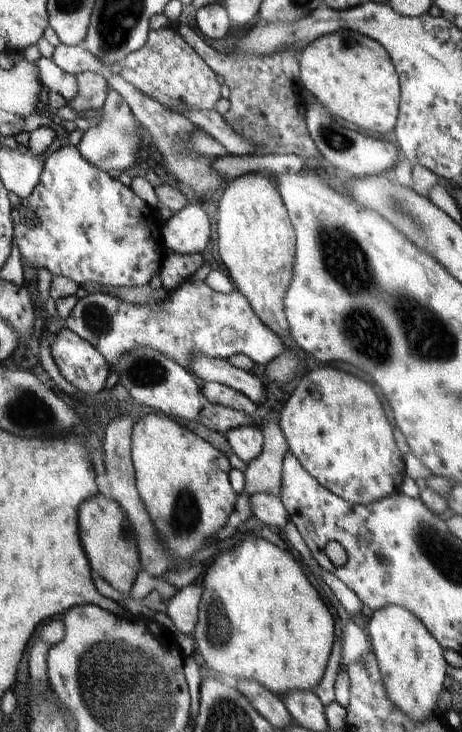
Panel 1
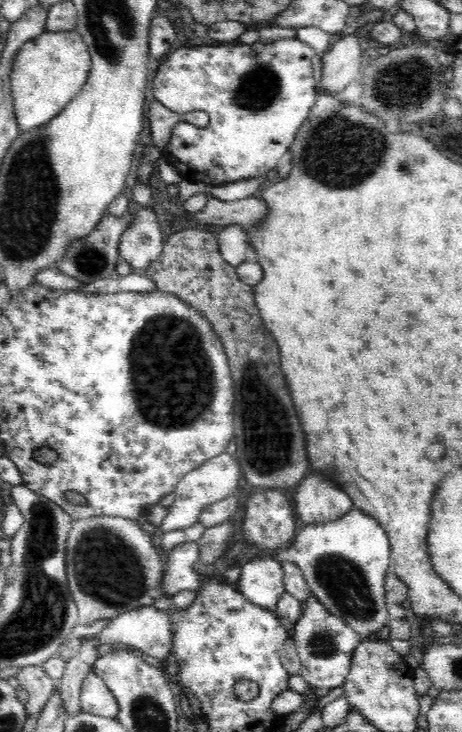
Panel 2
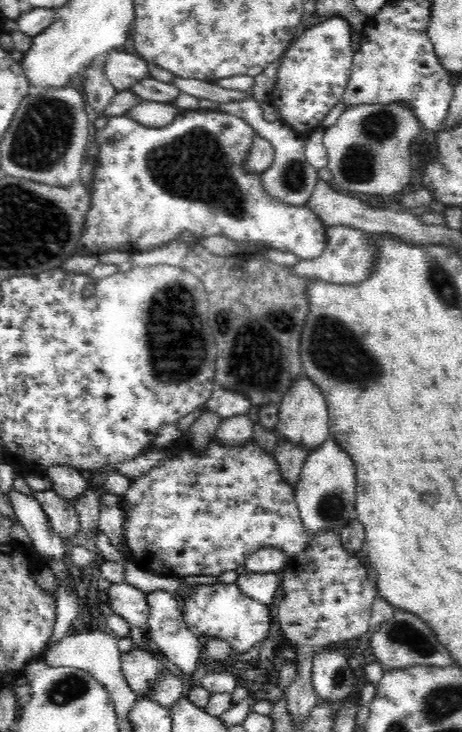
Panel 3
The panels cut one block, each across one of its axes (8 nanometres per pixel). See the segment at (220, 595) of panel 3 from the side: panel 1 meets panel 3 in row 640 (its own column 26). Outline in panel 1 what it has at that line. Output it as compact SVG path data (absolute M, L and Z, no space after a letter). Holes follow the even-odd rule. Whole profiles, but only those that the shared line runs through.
M75 146L53 148L48 152L39 183L24 203L38 216L38 224L30 229L21 220L13 228L13 239L24 256L23 264L33 267L33 270L47 268L53 276L68 277L80 287L90 283L107 287L141 287L148 285L154 275L160 274L165 251L155 210L130 187L82 158Z

